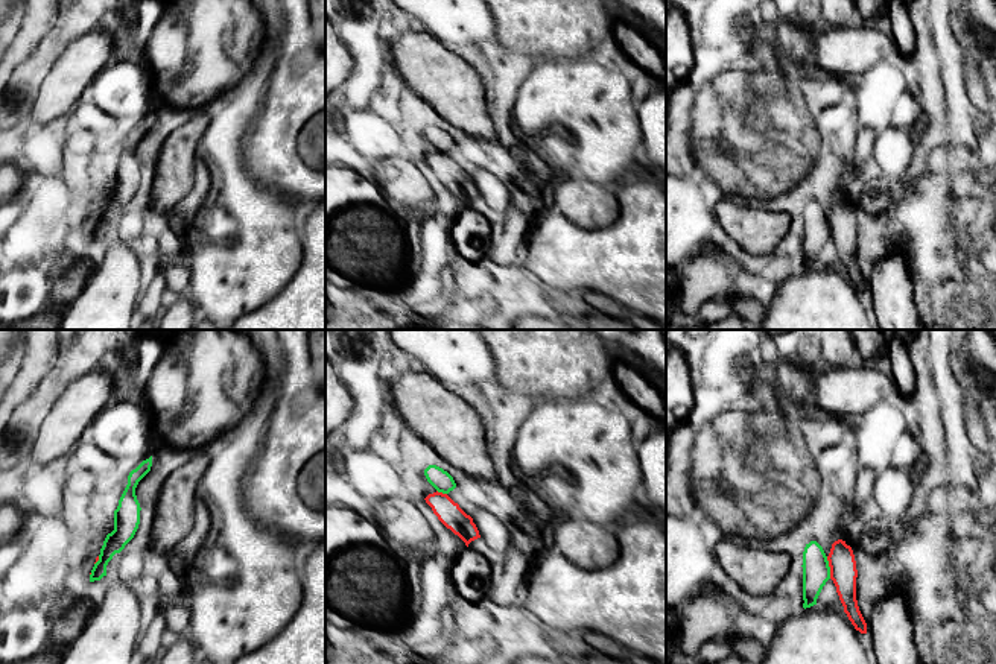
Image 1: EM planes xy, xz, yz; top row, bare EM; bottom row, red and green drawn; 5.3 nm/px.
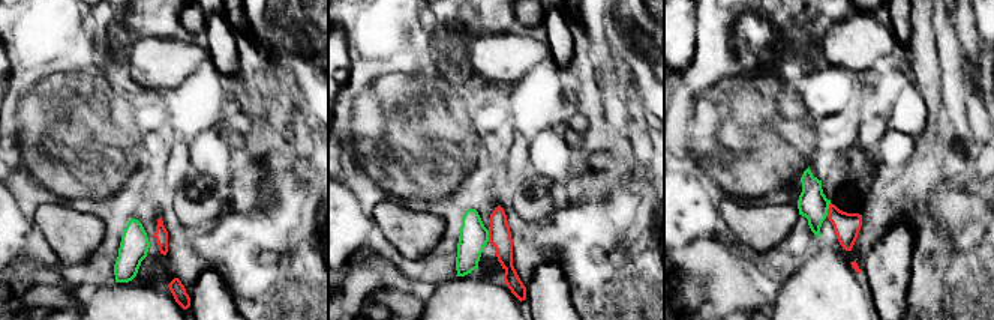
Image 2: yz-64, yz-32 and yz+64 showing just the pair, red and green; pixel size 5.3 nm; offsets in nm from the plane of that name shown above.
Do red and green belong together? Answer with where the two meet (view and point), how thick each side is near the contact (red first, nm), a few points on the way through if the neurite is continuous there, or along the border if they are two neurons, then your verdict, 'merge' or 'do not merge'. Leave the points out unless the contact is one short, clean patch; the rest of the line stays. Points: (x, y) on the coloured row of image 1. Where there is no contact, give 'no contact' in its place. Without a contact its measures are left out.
yz (829, 565) | 140/140 nm | along yz (826, 556), (831, 578) | do not merge

